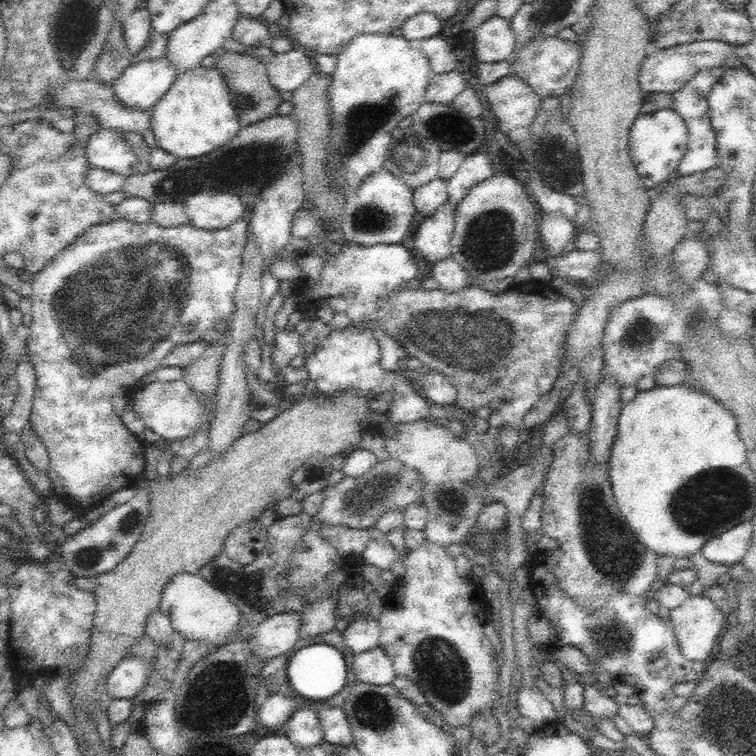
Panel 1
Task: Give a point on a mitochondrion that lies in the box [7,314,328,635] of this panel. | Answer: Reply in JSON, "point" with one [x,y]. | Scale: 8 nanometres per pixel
{"point":[89,557]}

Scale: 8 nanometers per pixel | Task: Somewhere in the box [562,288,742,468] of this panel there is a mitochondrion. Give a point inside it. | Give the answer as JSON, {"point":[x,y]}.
{"point":[642,336]}

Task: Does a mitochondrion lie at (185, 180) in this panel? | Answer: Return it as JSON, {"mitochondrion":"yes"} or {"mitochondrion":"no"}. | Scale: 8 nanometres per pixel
{"mitochondrion":"yes"}

